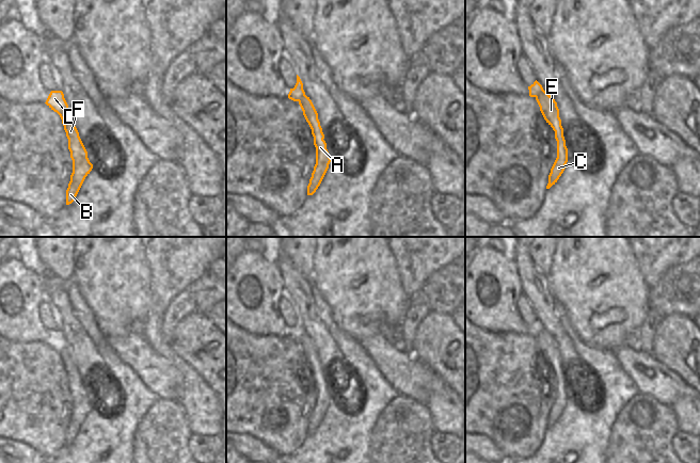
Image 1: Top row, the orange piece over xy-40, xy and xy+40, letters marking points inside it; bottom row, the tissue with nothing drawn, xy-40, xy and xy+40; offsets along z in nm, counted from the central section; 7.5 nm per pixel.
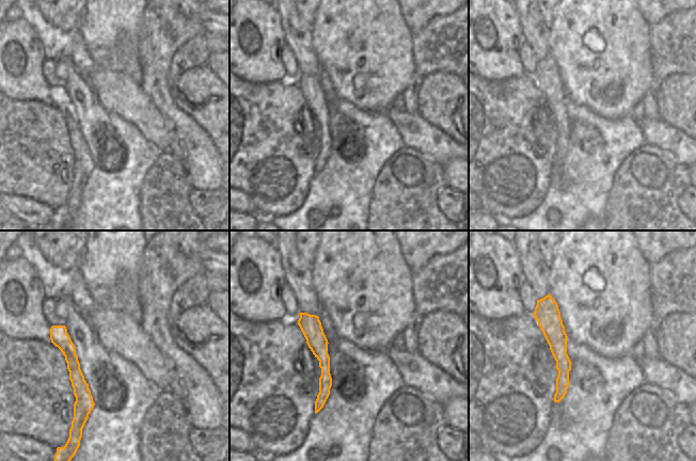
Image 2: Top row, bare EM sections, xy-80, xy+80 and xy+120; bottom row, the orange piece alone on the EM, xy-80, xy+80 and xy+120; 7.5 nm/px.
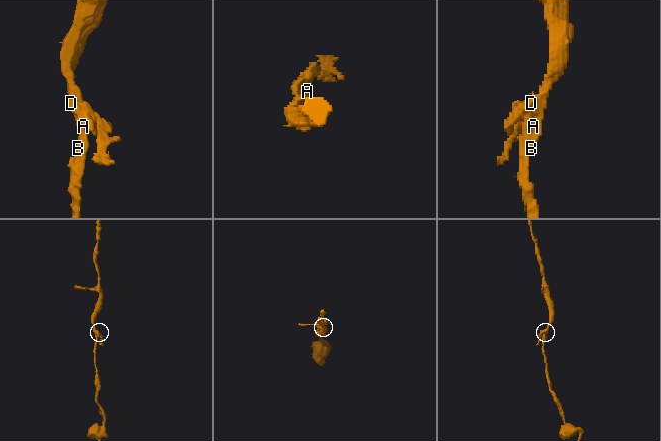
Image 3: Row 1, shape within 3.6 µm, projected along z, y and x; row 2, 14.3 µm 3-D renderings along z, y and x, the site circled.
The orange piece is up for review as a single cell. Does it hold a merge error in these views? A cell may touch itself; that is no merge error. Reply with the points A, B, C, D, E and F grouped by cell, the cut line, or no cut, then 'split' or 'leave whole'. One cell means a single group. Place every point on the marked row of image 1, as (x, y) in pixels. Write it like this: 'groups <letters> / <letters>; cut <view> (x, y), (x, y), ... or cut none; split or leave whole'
groups A B C D E F; cut none; leave whole

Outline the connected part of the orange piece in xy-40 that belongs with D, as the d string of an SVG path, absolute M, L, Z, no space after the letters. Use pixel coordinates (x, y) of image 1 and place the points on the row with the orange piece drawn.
M51 91L45 103L60 115L68 139L68 149L73 160L73 173L66 190L66 205L69 205L75 201L85 177L92 171L93 164L88 158L88 151L70 117L63 92Z

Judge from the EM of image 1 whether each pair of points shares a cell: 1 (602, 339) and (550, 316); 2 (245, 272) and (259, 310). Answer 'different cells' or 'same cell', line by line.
1: different cells
2: same cell

